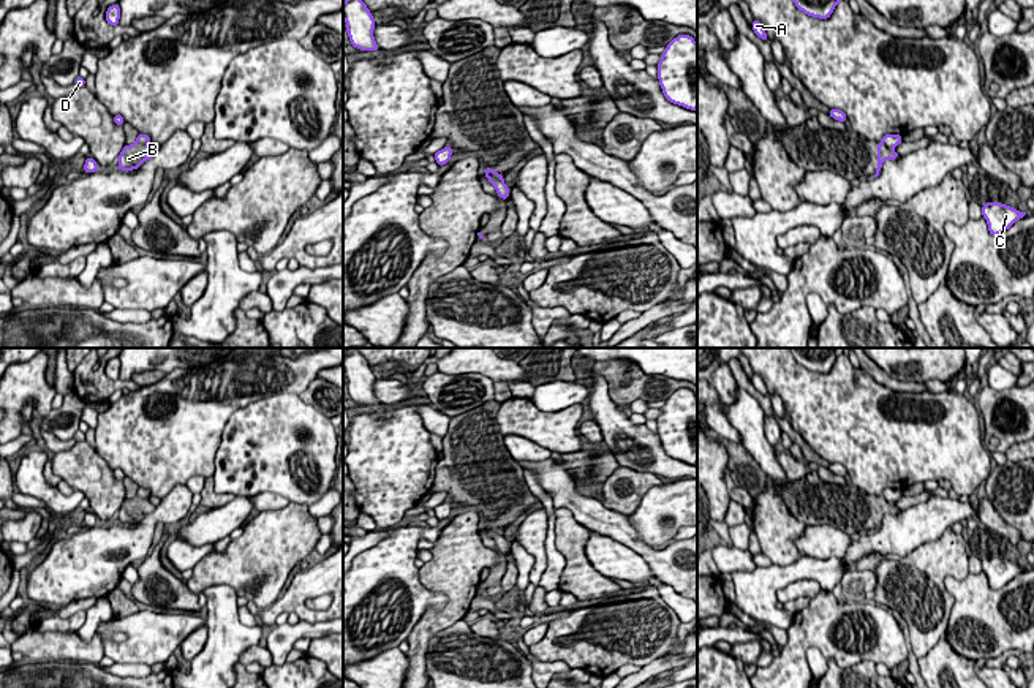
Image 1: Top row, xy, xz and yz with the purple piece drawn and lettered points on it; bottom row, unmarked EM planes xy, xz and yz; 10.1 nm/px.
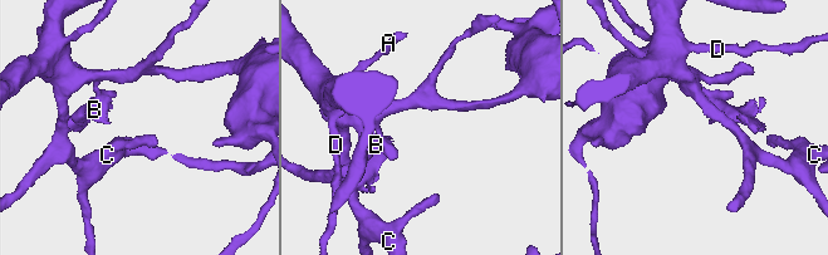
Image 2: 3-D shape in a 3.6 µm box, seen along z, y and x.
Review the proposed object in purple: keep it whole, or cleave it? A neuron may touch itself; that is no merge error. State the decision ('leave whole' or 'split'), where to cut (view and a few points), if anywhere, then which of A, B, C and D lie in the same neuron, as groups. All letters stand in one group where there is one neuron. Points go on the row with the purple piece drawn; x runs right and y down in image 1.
split; cut in xz along (501, 179), (492, 182); A C D / B

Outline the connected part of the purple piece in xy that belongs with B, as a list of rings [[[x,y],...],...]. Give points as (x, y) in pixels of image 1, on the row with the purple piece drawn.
[[[126,144],[120,155],[119,155],[119,164],[117,169],[120,171],[134,171],[142,166],[144,161],[150,160],[152,157],[147,153],[149,144]]]

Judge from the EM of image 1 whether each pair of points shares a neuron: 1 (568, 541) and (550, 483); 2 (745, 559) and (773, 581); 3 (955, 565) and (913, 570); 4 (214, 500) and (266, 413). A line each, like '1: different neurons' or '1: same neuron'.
1: different neurons
2: different neurons
3: same neuron
4: different neurons

